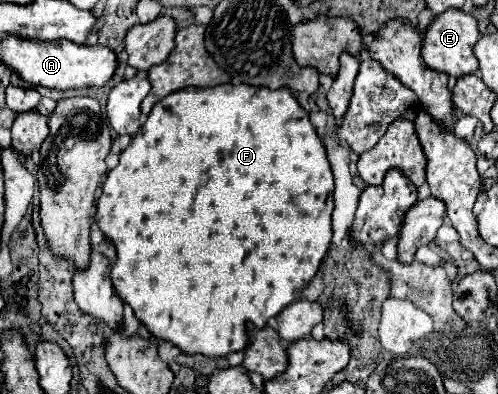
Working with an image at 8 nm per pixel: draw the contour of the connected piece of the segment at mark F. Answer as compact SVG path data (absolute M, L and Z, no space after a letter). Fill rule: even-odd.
M220 84L214 88L178 90L176 94L162 98L152 108L144 128L120 154L118 166L108 172L108 180L102 186L102 194L96 204L96 224L104 238L116 246L118 254L118 260L110 272L116 296L134 310L134 316L148 328L152 336L170 342L188 356L204 354L210 358L220 358L228 356L230 352L242 352L244 346L248 346L246 322L252 322L256 328L264 328L272 316L280 314L280 310L284 310L290 302L298 300L302 290L316 276L332 240L332 194L334 176L326 158L326 148L316 136L316 130L308 120L308 112L300 108L288 88L270 90L248 84Z

